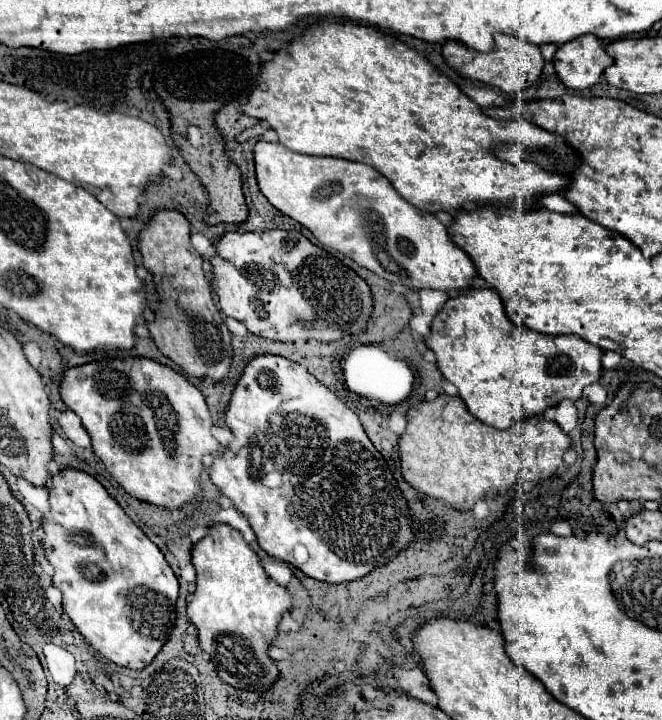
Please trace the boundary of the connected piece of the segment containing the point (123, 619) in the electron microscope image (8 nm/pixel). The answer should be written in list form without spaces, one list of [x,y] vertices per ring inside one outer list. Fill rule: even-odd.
[[[62,469],[50,477],[48,485],[50,513],[42,519],[44,551],[54,567],[54,585],[62,591],[64,611],[82,633],[82,637],[108,661],[144,669],[172,633],[176,619],[178,579],[162,551],[146,537],[146,533],[124,513],[114,497],[100,481],[78,469]]]

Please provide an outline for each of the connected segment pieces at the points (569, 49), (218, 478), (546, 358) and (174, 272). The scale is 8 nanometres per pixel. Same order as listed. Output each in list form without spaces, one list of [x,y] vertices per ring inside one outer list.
[[[580,35],[578,39],[564,43],[554,55],[556,75],[570,89],[586,89],[594,85],[610,65],[612,57],[604,51],[596,35]]]
[[[254,355],[248,361],[248,365],[244,367],[244,371],[242,371],[242,375],[240,375],[240,379],[232,391],[230,403],[228,403],[226,413],[224,413],[224,423],[234,433],[234,439],[228,443],[224,453],[214,457],[212,465],[208,467],[208,475],[210,475],[210,481],[220,489],[220,493],[224,497],[228,497],[232,501],[232,505],[248,519],[250,527],[256,533],[258,545],[268,555],[294,565],[296,569],[310,575],[312,579],[328,581],[328,583],[348,583],[348,581],[360,579],[360,577],[368,575],[368,571],[384,565],[388,559],[396,557],[396,553],[400,553],[404,547],[408,547],[408,543],[412,541],[410,511],[408,511],[404,497],[400,495],[400,489],[392,477],[392,471],[384,463],[384,457],[376,451],[376,447],[368,439],[358,415],[350,407],[346,407],[314,375],[310,375],[304,365],[298,365],[298,363],[284,359],[284,357],[278,357],[278,355]]]
[[[466,289],[452,295],[434,315],[430,335],[424,343],[430,351],[434,351],[438,369],[458,389],[458,395],[466,403],[468,411],[496,429],[508,429],[524,417],[540,415],[548,405],[556,405],[564,397],[580,399],[582,389],[596,383],[602,373],[602,351],[596,345],[580,339],[578,335],[552,337],[512,323],[504,311],[500,295],[494,289]]]
[[[158,209],[138,233],[138,251],[142,265],[154,277],[158,295],[154,321],[146,325],[152,341],[190,377],[202,379],[210,375],[214,381],[220,381],[232,363],[230,331],[212,301],[212,287],[202,269],[204,261],[190,243],[190,223],[176,209]]]

